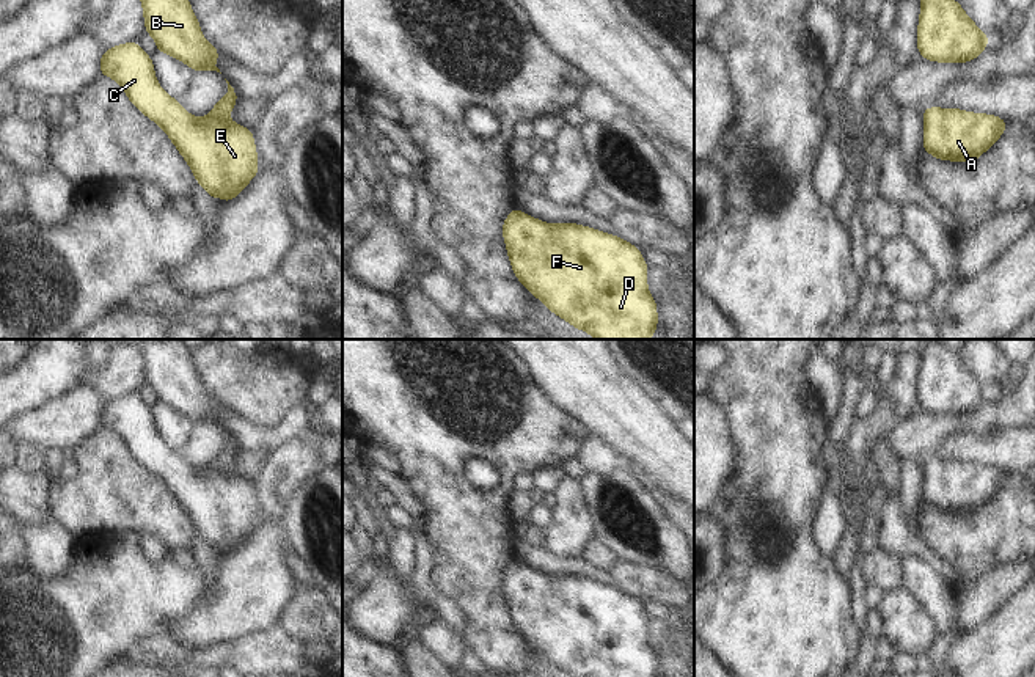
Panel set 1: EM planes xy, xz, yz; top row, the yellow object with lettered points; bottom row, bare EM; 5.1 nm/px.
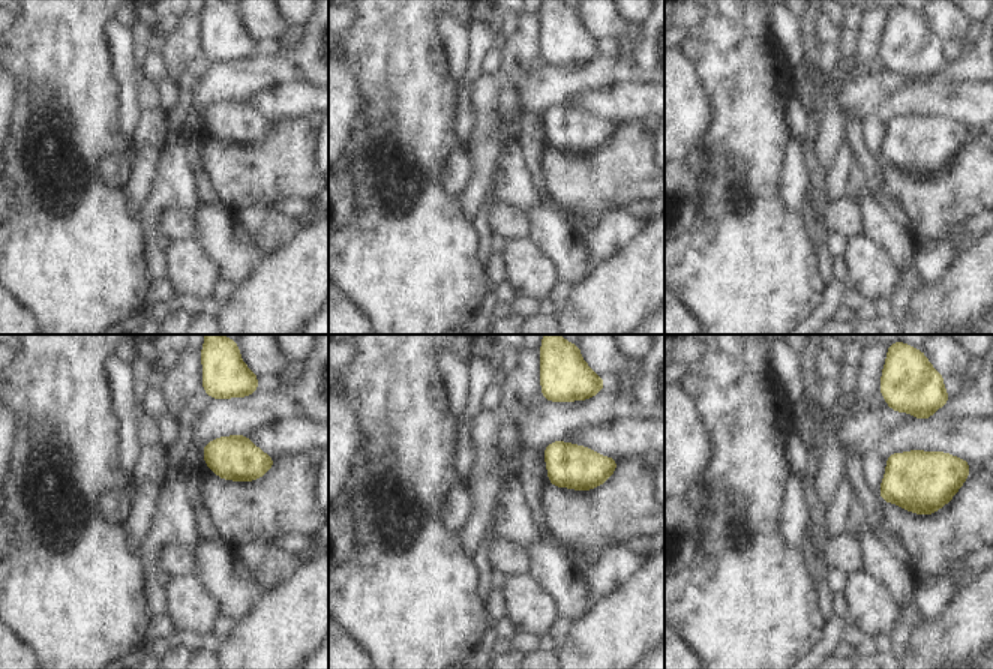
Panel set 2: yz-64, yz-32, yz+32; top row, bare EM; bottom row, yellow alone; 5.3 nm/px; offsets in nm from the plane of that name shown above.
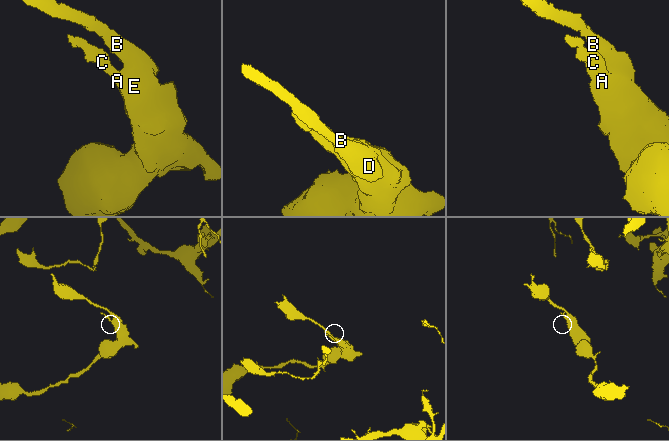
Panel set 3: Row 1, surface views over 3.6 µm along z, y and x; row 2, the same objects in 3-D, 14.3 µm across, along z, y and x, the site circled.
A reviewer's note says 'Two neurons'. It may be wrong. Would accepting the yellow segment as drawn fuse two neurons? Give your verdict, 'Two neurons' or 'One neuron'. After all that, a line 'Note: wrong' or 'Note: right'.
One neuron
Note: wrong

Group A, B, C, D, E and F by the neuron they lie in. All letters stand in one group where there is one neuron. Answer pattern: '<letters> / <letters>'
A B C D E F

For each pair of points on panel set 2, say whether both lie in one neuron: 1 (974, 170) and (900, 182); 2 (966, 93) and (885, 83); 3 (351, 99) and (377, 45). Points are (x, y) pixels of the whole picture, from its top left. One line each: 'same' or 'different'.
1: same
2: different
3: different

